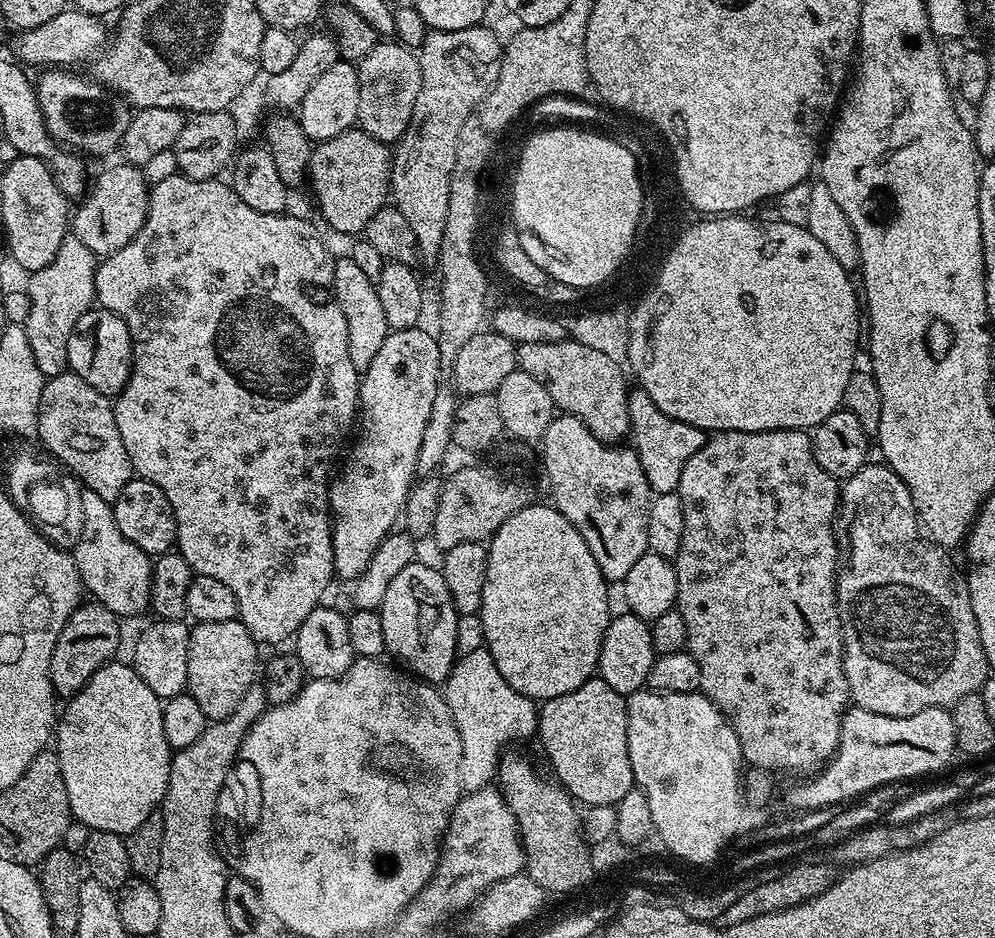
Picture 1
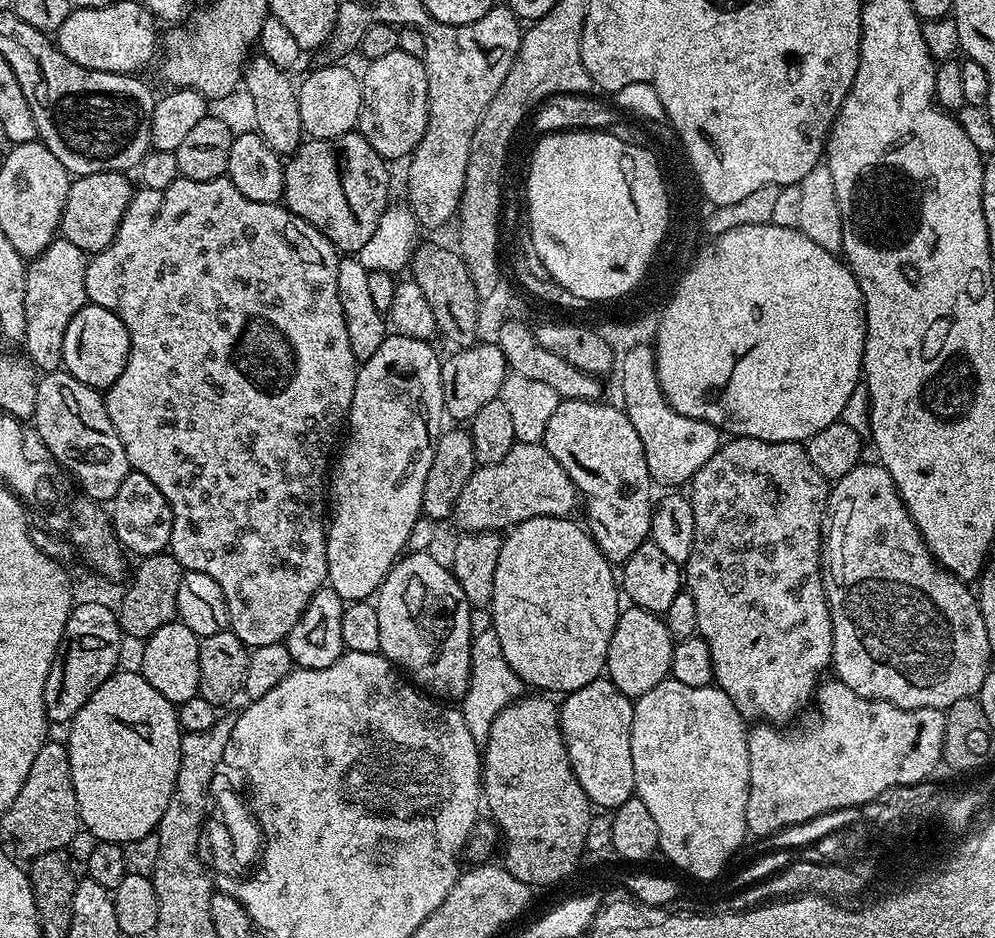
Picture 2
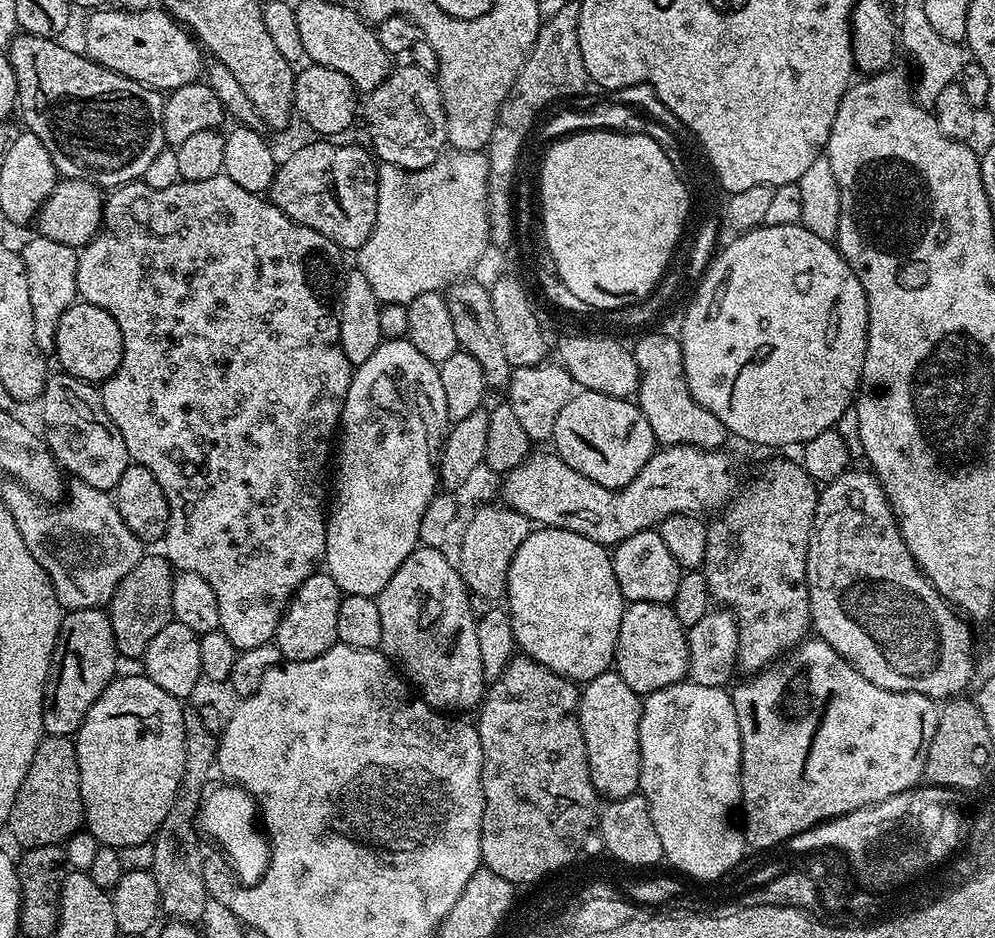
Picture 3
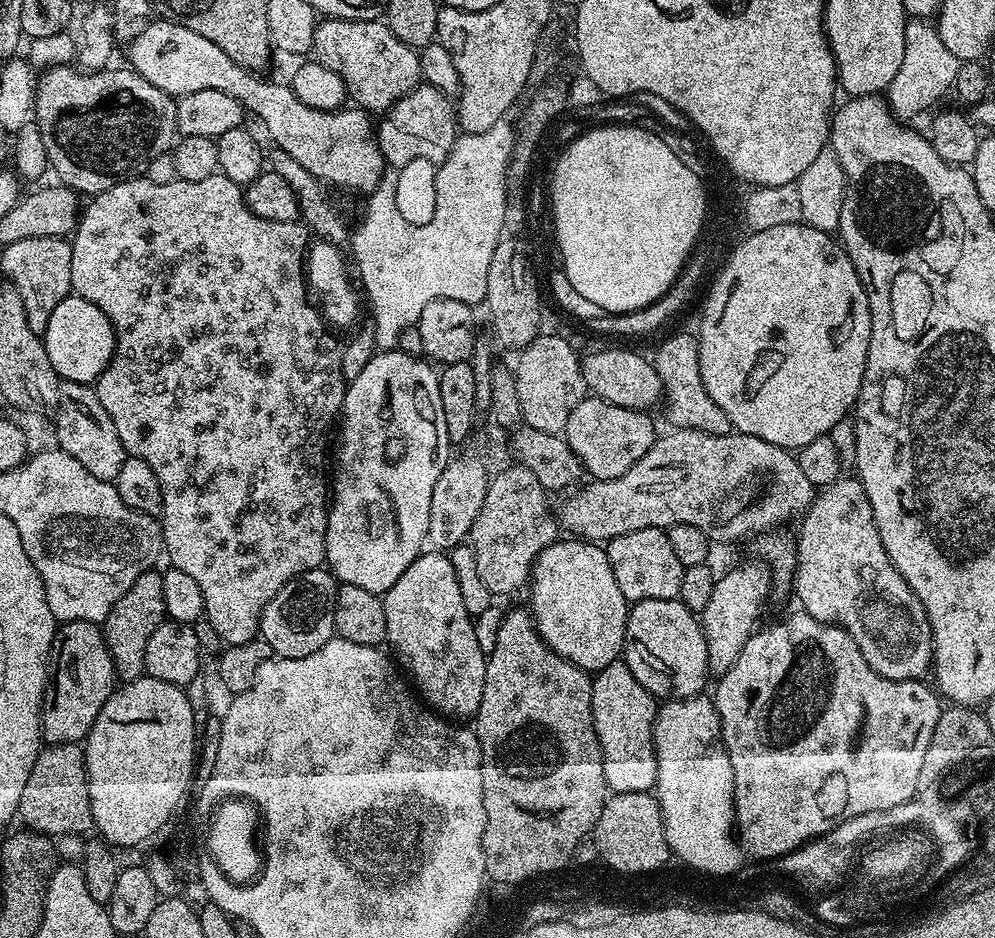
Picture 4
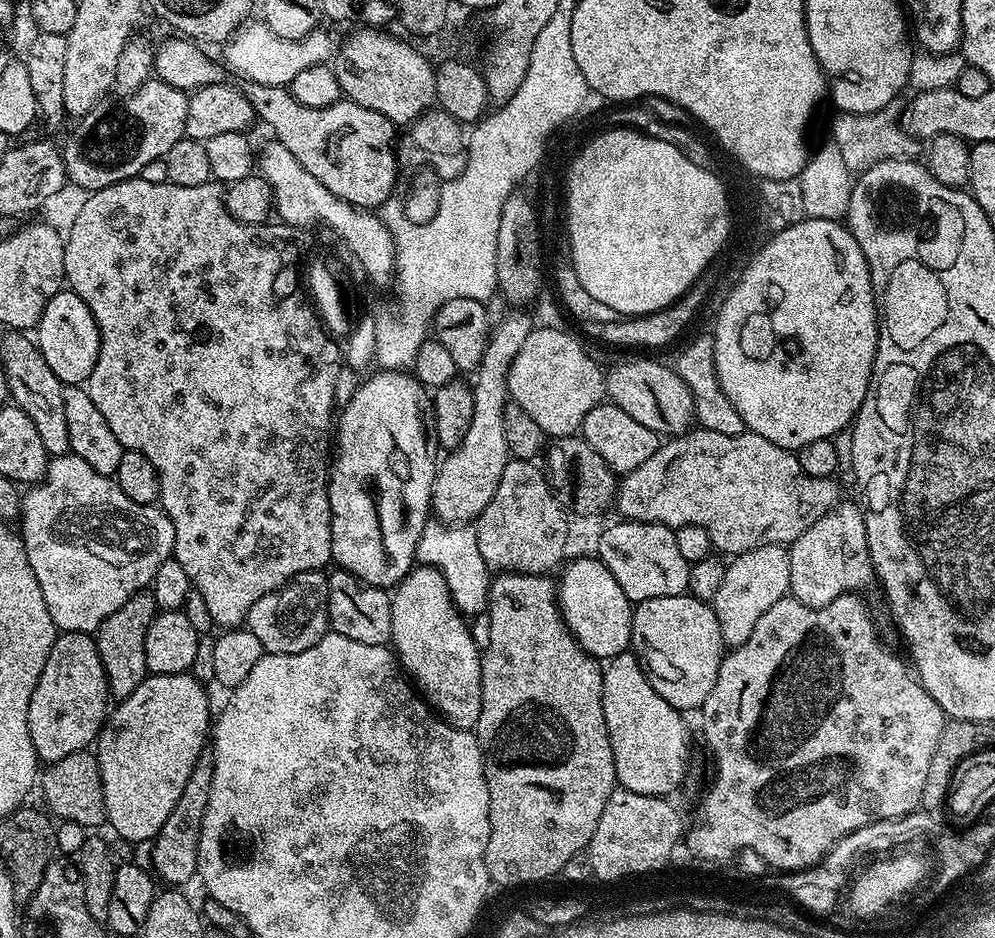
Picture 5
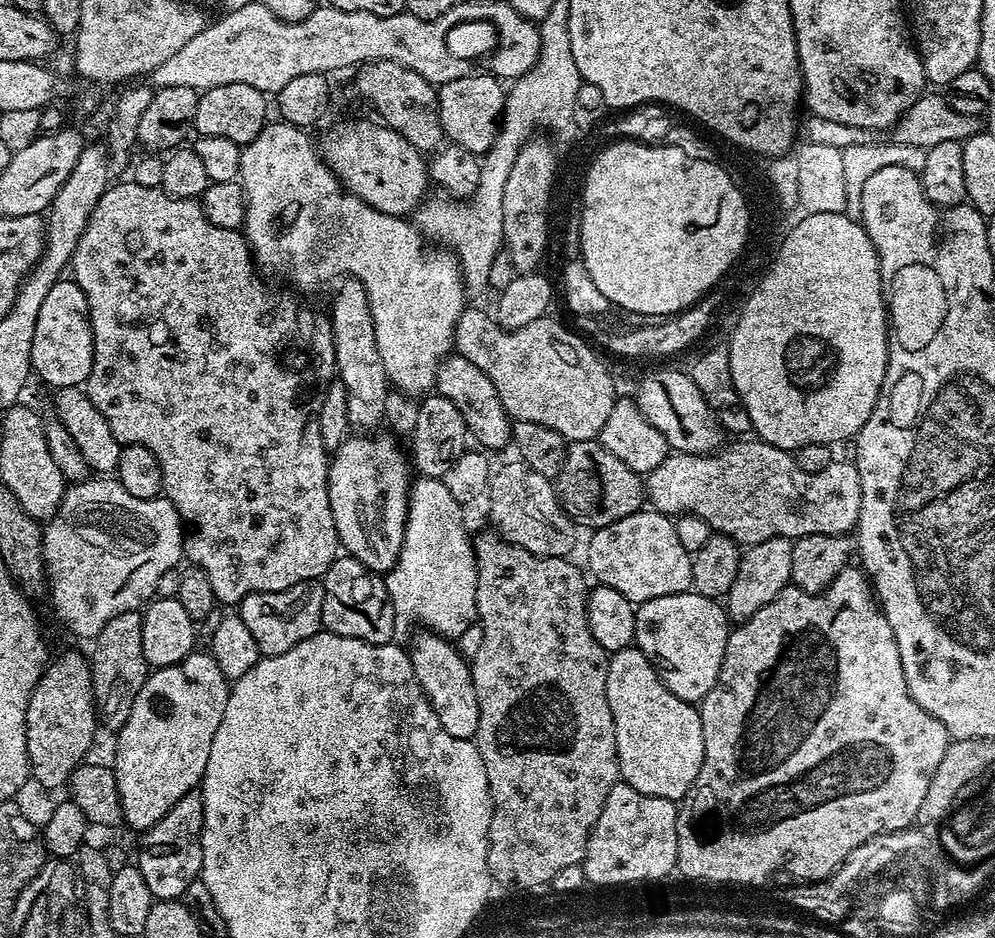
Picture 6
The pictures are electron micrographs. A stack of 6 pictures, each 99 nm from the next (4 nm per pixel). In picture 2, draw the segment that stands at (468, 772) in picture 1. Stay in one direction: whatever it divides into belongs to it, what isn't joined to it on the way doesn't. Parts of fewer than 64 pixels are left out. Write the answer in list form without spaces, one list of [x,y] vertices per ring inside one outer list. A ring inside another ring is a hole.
[[[484,626],[481,632],[479,629],[473,635],[470,646],[470,682],[462,701],[462,711],[470,734],[474,734],[478,742],[487,740],[497,714],[506,710],[508,704],[513,704],[525,692],[524,681],[514,674],[514,670],[510,670],[510,662],[506,662],[506,654],[502,654],[502,642],[498,642],[496,631],[490,626]]]

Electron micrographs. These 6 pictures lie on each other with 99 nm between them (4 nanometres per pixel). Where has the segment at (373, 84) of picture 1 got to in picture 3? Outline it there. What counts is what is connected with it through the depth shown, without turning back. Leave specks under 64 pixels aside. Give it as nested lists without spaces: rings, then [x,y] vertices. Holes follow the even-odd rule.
[[[410,62],[393,67],[382,86],[367,93],[368,105],[363,105],[362,120],[368,123],[371,151],[377,161],[418,172],[430,168],[441,159],[448,144],[444,99],[433,73],[418,70]]]

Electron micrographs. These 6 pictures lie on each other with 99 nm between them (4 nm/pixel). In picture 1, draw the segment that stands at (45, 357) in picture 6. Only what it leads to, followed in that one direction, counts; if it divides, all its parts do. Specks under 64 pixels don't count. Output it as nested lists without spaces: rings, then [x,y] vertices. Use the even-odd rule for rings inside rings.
[[[99,306],[82,314],[70,334],[68,368],[82,378],[86,386],[94,386],[103,396],[119,396],[132,373],[132,339],[126,322],[118,318],[118,314]]]

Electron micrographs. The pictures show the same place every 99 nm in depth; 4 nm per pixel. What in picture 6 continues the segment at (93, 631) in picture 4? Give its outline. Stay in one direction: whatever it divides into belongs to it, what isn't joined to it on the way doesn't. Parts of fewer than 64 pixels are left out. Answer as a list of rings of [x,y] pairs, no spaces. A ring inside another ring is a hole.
[[[64,652],[53,659],[40,676],[34,694],[30,694],[30,706],[26,706],[26,750],[28,751],[28,770],[33,781],[37,780],[44,788],[63,789],[72,777],[72,771],[85,763],[92,739],[96,736],[98,713],[92,689],[92,666],[87,655],[80,652]]]

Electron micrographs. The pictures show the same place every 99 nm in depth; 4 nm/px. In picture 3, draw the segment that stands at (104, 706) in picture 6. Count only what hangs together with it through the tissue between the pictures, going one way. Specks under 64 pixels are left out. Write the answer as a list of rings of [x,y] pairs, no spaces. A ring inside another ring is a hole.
[[[146,554],[140,559],[138,566],[134,566],[134,570],[130,570],[130,574],[126,574],[122,582],[118,582],[118,590],[114,590],[106,605],[106,611],[114,630],[116,651],[121,657],[143,657],[146,646],[150,646],[150,638],[154,638],[154,634],[158,634],[162,626],[174,619],[173,575],[174,569],[167,556]]]

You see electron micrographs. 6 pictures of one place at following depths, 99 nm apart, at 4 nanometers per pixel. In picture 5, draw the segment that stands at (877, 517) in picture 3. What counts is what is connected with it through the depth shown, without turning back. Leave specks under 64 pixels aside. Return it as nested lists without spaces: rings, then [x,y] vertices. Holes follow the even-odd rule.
[[[841,502],[831,508],[825,516],[818,518],[810,530],[806,530],[797,540],[793,540],[788,548],[790,558],[790,596],[811,608],[826,606],[834,598],[845,594],[856,594],[868,583],[873,583],[874,573],[872,559],[866,542],[866,526],[861,505]]]

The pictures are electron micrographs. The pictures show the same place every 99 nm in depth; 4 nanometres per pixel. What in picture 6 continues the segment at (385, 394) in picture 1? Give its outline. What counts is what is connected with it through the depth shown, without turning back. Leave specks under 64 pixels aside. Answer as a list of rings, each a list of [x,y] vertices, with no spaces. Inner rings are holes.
[[[352,434],[348,439],[342,442],[342,446],[338,446],[334,449],[334,453],[331,455],[330,463],[328,466],[328,493],[330,494],[330,510],[334,514],[334,526],[336,527],[336,537],[340,540],[341,549],[347,555],[353,556],[358,562],[362,562],[362,566],[366,566],[371,572],[377,574],[385,574],[395,566],[398,562],[399,552],[402,550],[404,527],[407,524],[407,508],[408,508],[408,494],[410,485],[410,460],[402,449],[396,445],[397,437],[392,434],[388,436],[376,436],[371,440],[371,435],[368,434]]]

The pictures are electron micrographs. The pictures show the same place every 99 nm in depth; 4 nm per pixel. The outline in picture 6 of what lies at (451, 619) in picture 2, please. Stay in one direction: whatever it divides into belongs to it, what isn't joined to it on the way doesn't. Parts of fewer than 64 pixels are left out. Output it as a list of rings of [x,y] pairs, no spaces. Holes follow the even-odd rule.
[[[420,630],[411,637],[411,640],[412,645],[407,645],[406,651],[412,669],[430,706],[438,714],[443,729],[454,738],[473,739],[478,730],[480,711],[469,661],[451,639],[445,639],[436,632]]]

